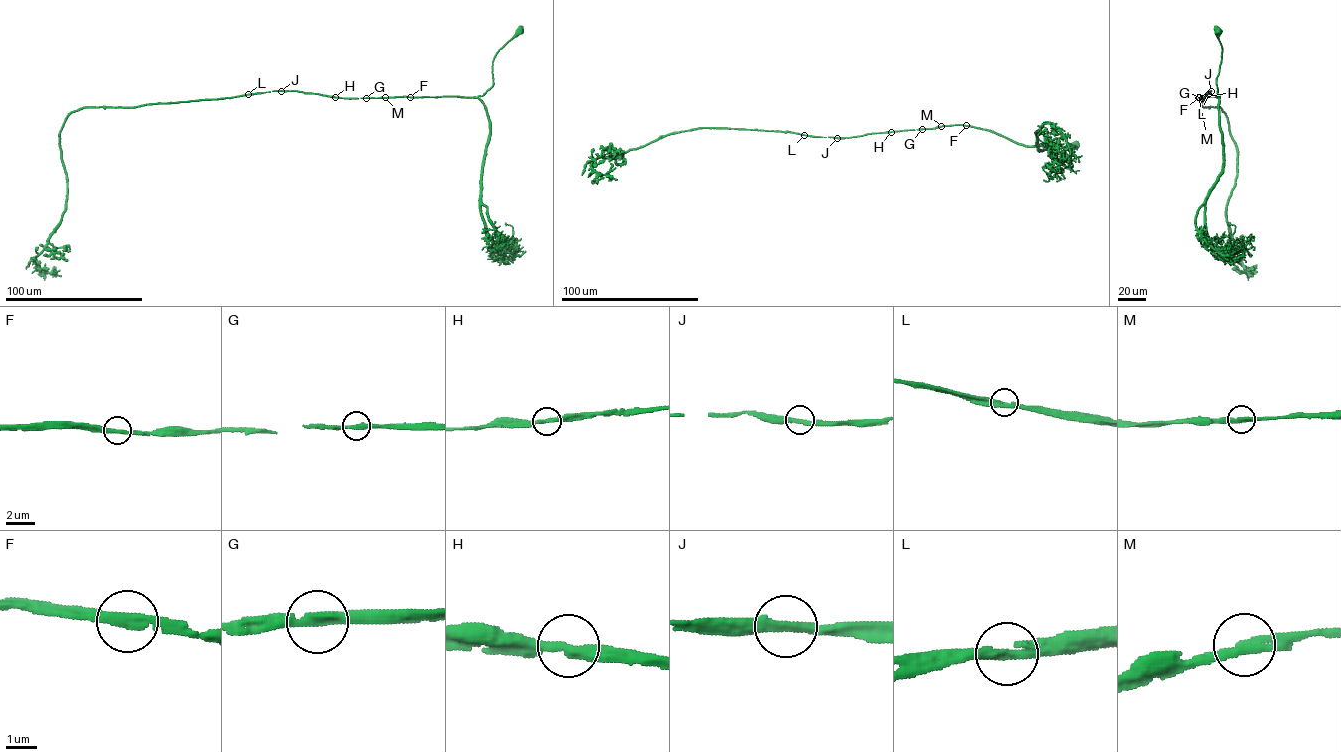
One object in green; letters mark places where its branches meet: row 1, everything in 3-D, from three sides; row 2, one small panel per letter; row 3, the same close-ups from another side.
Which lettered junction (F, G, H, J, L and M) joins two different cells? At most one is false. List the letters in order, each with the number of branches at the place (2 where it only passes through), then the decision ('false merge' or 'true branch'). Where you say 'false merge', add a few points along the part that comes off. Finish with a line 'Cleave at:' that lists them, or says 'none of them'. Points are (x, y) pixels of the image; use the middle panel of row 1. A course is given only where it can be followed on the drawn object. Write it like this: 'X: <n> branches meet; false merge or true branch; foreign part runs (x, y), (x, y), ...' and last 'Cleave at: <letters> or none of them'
F: 2 branches meet; true branch
G: 2 branches meet; true branch
H: 2 branches meet; true branch
J: 2 branches meet; true branch
L: 2 branches meet; true branch
M: 2 branches meet; true branch
Cleave at: none of them

